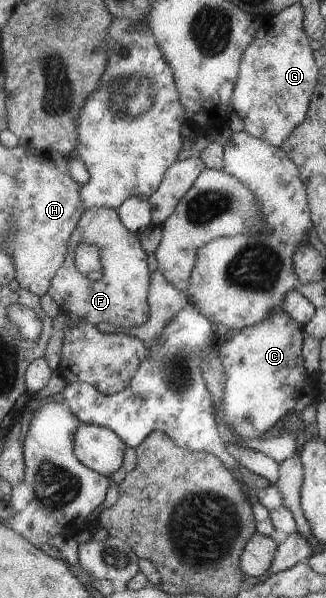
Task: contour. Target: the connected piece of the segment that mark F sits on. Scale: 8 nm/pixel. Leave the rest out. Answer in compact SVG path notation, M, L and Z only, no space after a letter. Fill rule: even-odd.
M92 207L77 224L77 230L69 242L69 254L54 277L48 293L66 315L70 314L92 324L109 322L114 326L136 328L146 324L150 318L150 287L148 252L142 248L139 234L124 226L117 209ZM84 243L101 248L103 277L100 280L90 280L78 270L75 259L77 248Z

